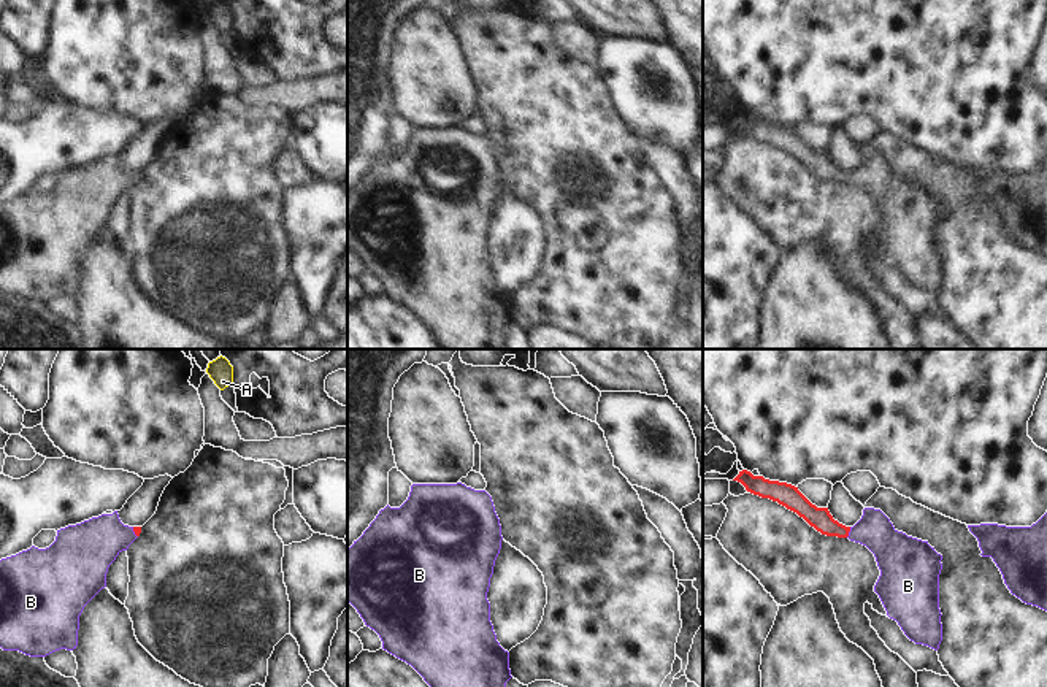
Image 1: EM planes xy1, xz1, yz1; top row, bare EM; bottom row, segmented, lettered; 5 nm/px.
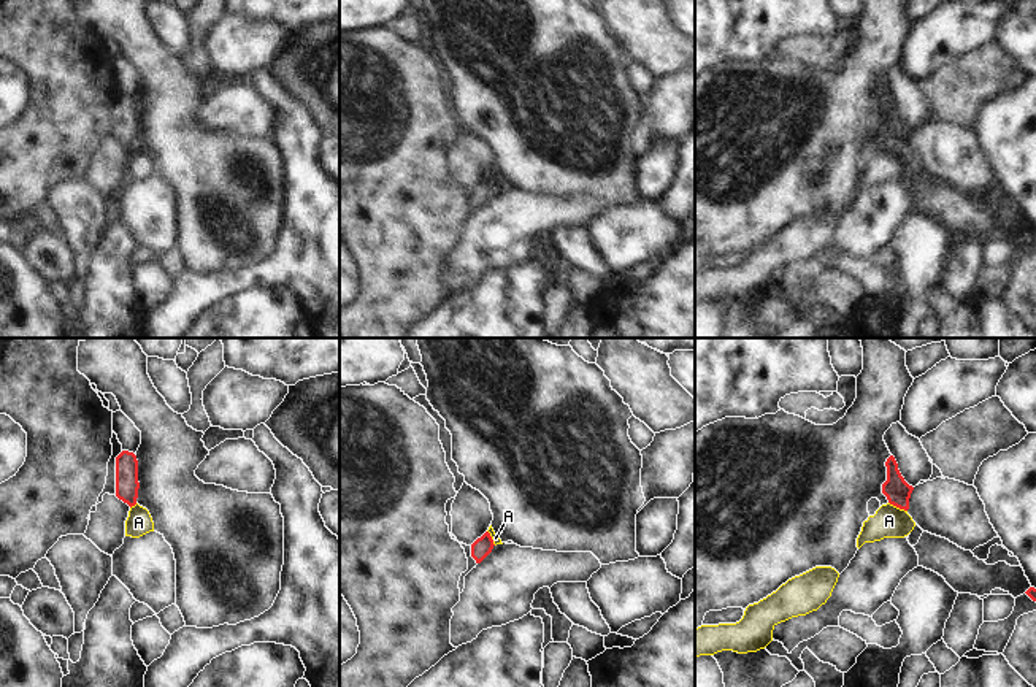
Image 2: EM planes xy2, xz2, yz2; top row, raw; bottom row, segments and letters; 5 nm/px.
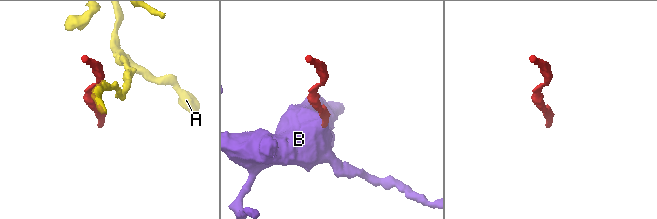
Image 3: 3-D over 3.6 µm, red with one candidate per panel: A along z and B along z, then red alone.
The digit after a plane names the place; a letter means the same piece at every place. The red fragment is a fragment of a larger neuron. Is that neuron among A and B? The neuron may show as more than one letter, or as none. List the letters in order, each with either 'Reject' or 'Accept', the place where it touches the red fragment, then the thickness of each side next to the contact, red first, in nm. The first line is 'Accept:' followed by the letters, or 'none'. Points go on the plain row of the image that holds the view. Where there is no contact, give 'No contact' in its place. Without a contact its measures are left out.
Accept: B
A: Reject. Touches red at yz2 (898, 151). Thickness 130 nm (red) against 160 nm
B: Accept. Touches red at yz1 (849, 175). Thickness 110 nm (red) against 200 nm.

